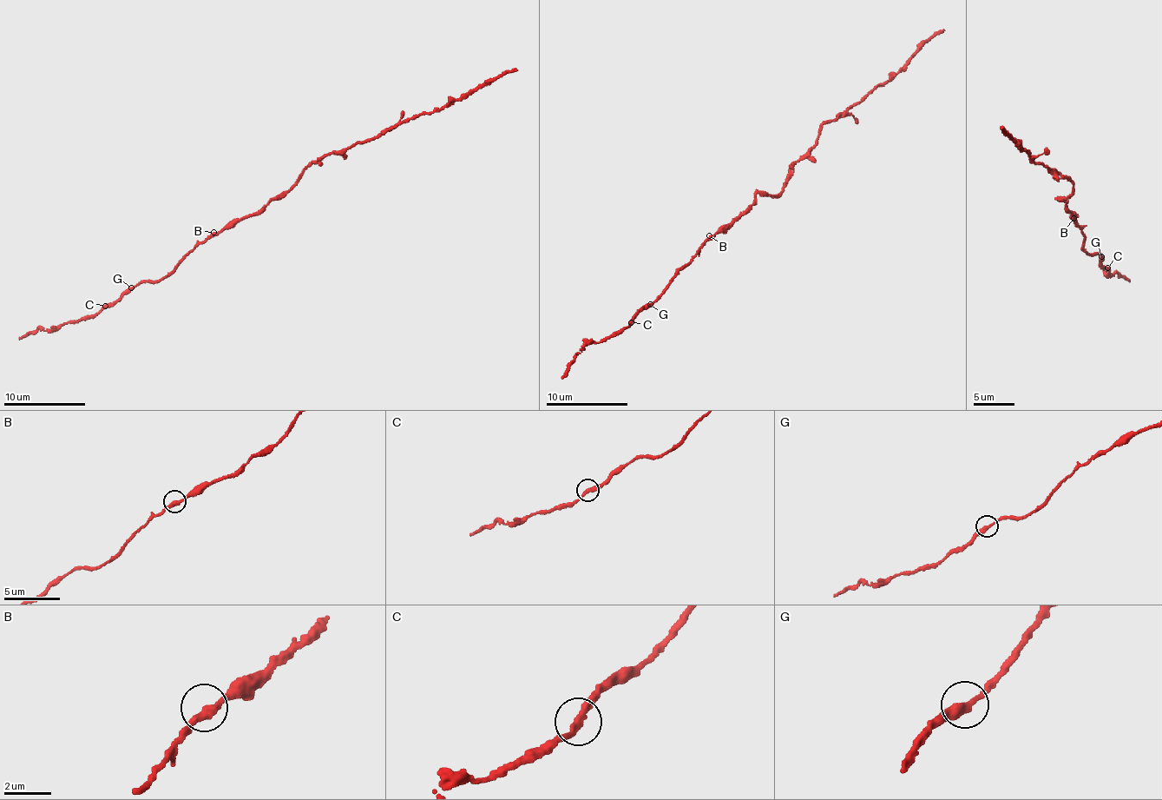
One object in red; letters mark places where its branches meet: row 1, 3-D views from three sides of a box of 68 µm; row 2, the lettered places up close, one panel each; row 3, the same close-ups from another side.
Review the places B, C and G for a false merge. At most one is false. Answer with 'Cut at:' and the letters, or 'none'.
Cut at: none

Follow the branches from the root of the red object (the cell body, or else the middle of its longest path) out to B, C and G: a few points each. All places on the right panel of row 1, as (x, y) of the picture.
B: (1065, 201), (1065, 208), (1072, 212), (1070, 214), (1073, 218)
C: (1065, 201), (1082, 230), (1081, 247), (1102, 254), (1099, 263), (1106, 267)
G: (1065, 201), (1065, 208), (1072, 212), (1070, 214), (1082, 230), (1081, 247), (1101, 256)

